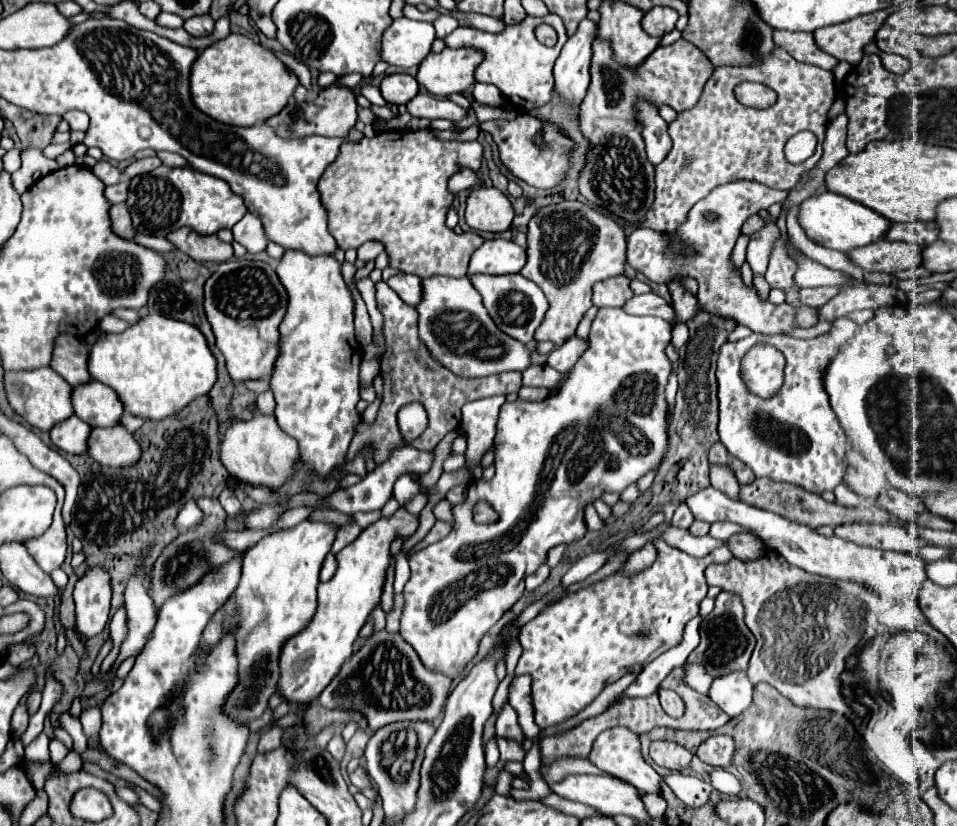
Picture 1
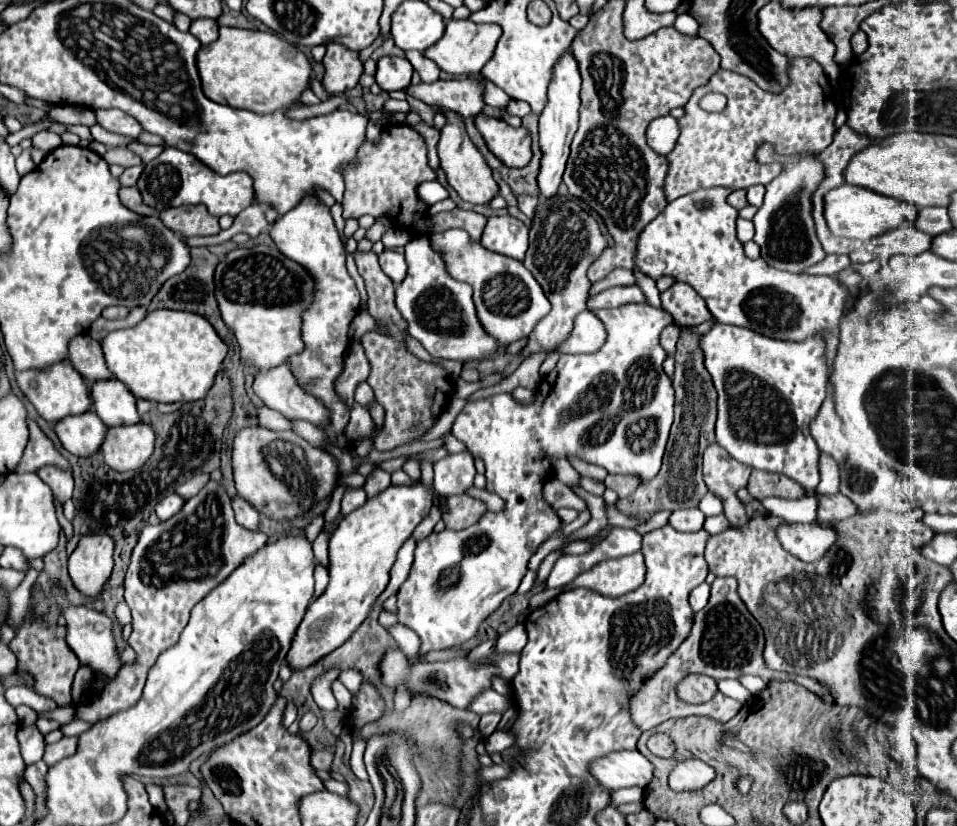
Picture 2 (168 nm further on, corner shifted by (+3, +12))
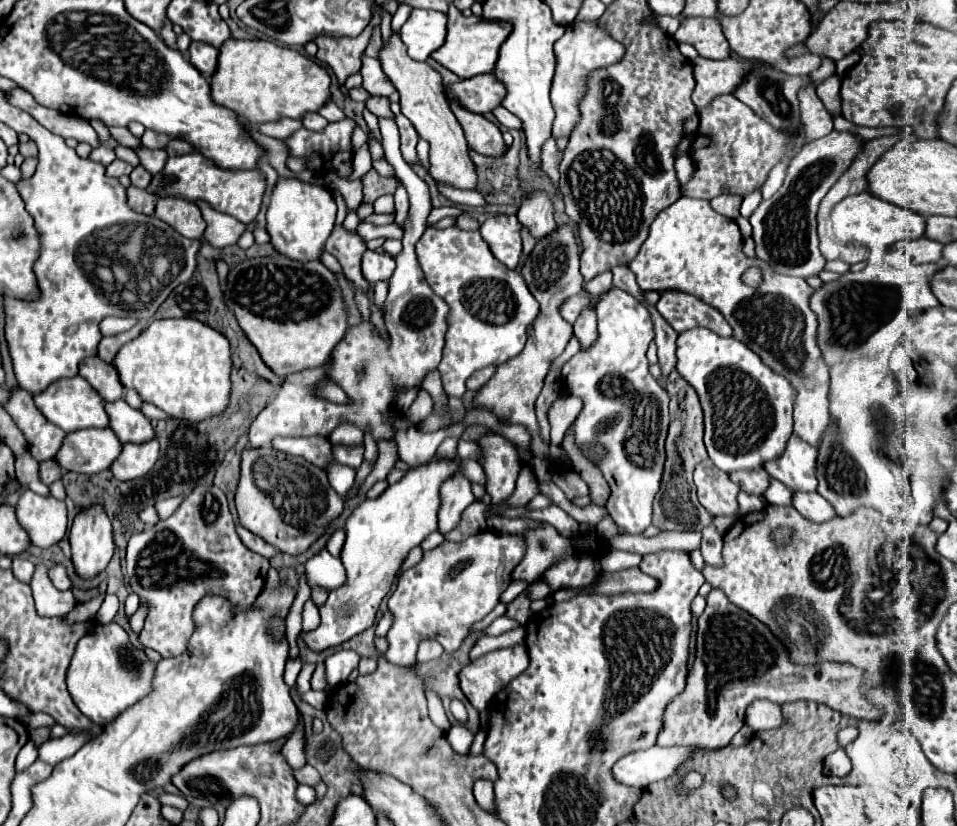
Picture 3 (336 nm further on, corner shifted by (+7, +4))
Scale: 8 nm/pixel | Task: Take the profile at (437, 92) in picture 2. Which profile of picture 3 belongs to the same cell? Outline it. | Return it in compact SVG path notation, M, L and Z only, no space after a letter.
M479 74L447 86L447 96L449 100L459 100L459 104L471 112L485 114L503 102L507 88L493 74Z

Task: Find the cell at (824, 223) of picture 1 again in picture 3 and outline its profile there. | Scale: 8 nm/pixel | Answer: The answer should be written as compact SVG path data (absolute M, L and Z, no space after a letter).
M869 192L847 196L845 200L841 200L833 208L831 220L833 220L833 232L839 242L851 244L851 246L865 246L869 250L887 248L897 240L917 240L925 232L925 216L913 210L895 206L891 202L885 202Z

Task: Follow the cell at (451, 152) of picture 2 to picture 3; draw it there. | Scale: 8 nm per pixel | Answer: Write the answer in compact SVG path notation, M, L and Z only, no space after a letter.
M391 32L389 42L383 42L383 48L379 50L379 62L383 66L383 72L399 92L401 114L411 120L419 138L429 142L429 162L431 162L429 174L435 180L453 184L463 190L473 190L477 184L475 166L469 160L469 150L467 150L467 140L463 136L463 130L449 108L441 74L433 70L427 62L417 62L409 58L405 52L405 44L401 44L397 32Z

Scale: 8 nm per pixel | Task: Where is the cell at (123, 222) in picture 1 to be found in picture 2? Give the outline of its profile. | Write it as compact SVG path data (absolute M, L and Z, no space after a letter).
M135 186L133 188L121 188L119 198L121 198L121 204L125 204L125 208L129 208L131 212L137 212L139 216L151 216L153 214L153 208L147 208L143 204L141 194Z

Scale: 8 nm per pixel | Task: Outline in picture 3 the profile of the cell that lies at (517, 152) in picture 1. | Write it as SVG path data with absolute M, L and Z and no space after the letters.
M451 102L451 112L455 112L455 118L465 132L469 150L475 150L477 154L485 156L501 156L507 150L503 144L501 130L485 116L469 112L459 102Z

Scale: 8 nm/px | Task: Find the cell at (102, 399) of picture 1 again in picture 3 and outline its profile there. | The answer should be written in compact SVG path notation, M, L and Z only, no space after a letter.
M125 400L109 402L105 406L109 418L111 418L111 430L119 436L123 444L143 444L155 438L151 422L135 408L131 408Z

